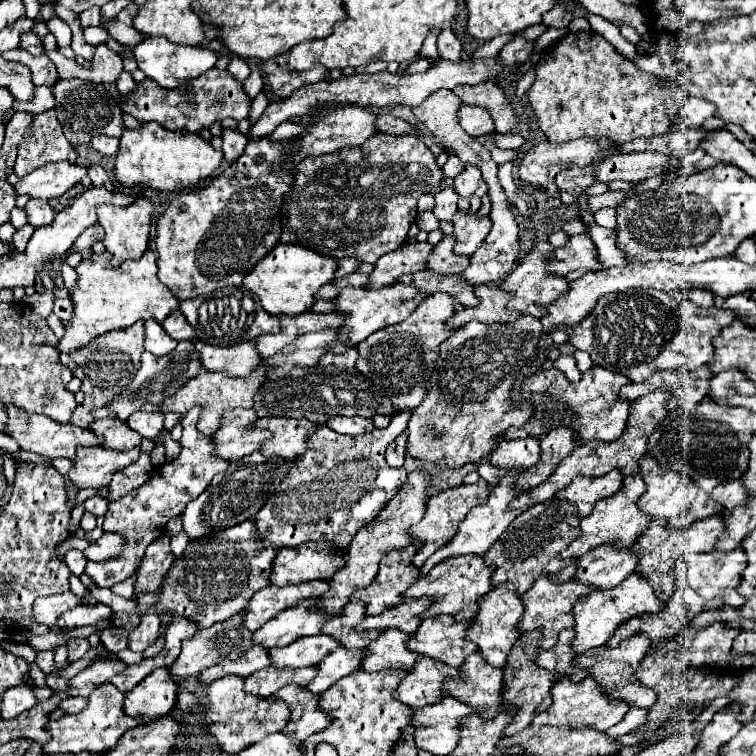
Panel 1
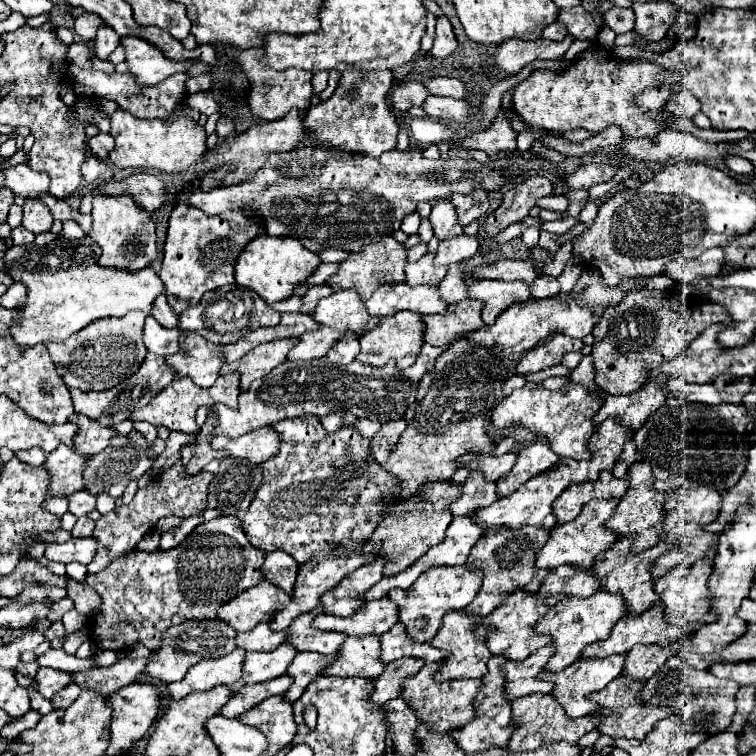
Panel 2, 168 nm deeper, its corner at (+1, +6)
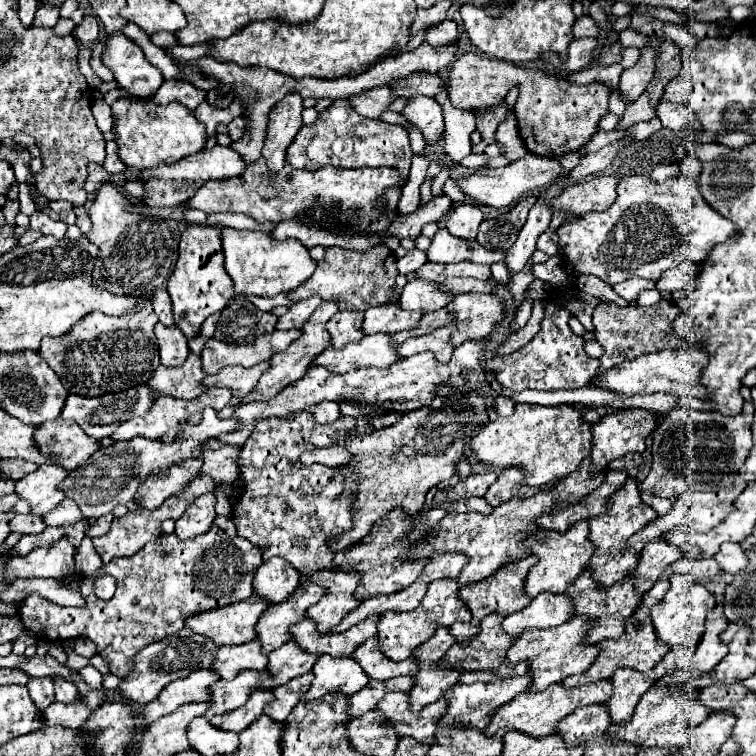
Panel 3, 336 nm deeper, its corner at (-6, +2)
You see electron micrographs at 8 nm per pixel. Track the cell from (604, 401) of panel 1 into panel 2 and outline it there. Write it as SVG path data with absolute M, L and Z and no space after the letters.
M572 384L562 388L560 392L550 392L544 388L520 388L514 390L512 396L498 402L498 406L492 410L490 422L496 430L504 430L510 426L522 426L530 434L534 434L538 440L546 440L552 448L552 452L560 458L574 458L584 460L588 458L588 440L594 434L592 418L598 412L602 400L594 394L586 392L580 384Z

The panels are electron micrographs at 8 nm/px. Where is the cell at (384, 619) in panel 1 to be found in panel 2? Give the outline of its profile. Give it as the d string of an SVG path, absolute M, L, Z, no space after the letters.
M384 598L384 600L362 604L348 618L332 616L332 614L318 614L312 622L312 628L342 632L354 638L364 638L370 634L380 636L380 632L388 632L388 628L392 628L392 624L396 622L398 622L396 604L392 604L390 598Z

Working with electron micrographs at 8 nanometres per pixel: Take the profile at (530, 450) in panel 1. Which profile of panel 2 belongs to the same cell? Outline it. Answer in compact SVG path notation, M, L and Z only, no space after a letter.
M508 452L504 456L484 456L478 454L474 458L474 454L466 454L460 458L460 466L468 468L468 470L480 470L484 474L486 480L496 482L504 472L508 472L508 468L512 468L512 460L516 458L516 454Z

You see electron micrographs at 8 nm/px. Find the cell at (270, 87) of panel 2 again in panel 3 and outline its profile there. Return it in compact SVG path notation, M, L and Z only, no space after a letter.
M287 94L269 112L267 136L263 146L263 158L267 160L269 170L279 172L283 168L287 148L291 140L295 140L299 128L303 126L301 112L303 112L303 98L299 94Z

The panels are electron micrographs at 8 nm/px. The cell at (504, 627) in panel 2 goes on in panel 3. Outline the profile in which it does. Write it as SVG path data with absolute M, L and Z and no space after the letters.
M489 614L483 618L481 622L481 632L477 636L473 636L469 642L465 644L453 644L447 652L447 656L443 658L441 666L453 666L459 670L491 670L499 676L517 676L517 674L527 674L529 672L529 664L527 660L519 662L519 664L509 664L505 658L507 648L511 648L511 644L515 644L515 640L511 640L511 636L507 636L507 632L501 626L501 620L505 620L505 616L499 614Z

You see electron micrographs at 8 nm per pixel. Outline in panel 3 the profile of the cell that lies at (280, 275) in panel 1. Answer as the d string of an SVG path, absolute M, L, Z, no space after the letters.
M225 228L223 234L223 254L225 254L225 268L227 274L235 282L237 294L247 296L265 296L273 298L281 292L291 292L299 288L317 268L317 262L309 256L309 250L299 240L285 240L277 242L269 238L265 232L249 232L249 230L233 230Z

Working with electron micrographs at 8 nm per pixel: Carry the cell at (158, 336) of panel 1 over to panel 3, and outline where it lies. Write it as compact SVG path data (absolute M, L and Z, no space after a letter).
M157 324L155 326L155 336L157 336L159 354L161 354L161 364L163 366L183 364L183 360L189 354L187 338L183 336L183 332L179 332L179 328L175 328L175 326Z

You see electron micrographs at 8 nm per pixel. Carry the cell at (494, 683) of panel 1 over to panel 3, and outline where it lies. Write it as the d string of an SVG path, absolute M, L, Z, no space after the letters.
M391 692L377 706L389 722L395 724L399 736L413 736L419 742L433 744L437 724L447 712L447 698L439 698L427 708L421 708L417 714L411 712L409 694L407 692Z

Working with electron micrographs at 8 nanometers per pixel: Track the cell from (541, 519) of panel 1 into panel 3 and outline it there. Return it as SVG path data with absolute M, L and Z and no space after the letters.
M527 556L523 560L515 560L511 564L505 564L499 572L495 572L495 576L487 576L487 580L481 580L481 584L463 586L459 596L469 606L473 618L469 622L459 622L459 624L451 626L451 632L455 632L455 640L461 642L461 640L467 640L469 636L475 636L479 632L479 624L481 624L483 616L487 616L491 612L499 612L499 614L507 616L511 612L525 608L531 602L531 596L527 596L523 592L523 580L527 578L527 572L533 564L535 564L535 556Z

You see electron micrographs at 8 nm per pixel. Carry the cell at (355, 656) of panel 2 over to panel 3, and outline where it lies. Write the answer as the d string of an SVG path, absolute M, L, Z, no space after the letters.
M321 656L313 666L313 674L315 678L307 694L303 694L303 700L319 700L321 696L337 690L351 696L371 680L363 672L363 668L359 668L359 664L355 664L355 660L351 660L349 656Z

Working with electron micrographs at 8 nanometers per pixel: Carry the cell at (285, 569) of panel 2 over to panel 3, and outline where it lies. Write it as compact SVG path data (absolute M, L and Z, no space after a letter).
M271 558L263 562L255 572L255 594L273 604L279 604L285 602L291 592L295 592L299 582L299 572L295 572L295 568L287 564L287 560Z

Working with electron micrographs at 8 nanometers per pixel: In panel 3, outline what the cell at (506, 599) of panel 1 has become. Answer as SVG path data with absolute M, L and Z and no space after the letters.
M437 628L435 636L415 648L413 656L419 660L419 672L415 674L415 686L411 694L411 710L419 712L423 706L439 700L463 672L451 672L451 668L439 668L439 660L455 644L449 628Z

